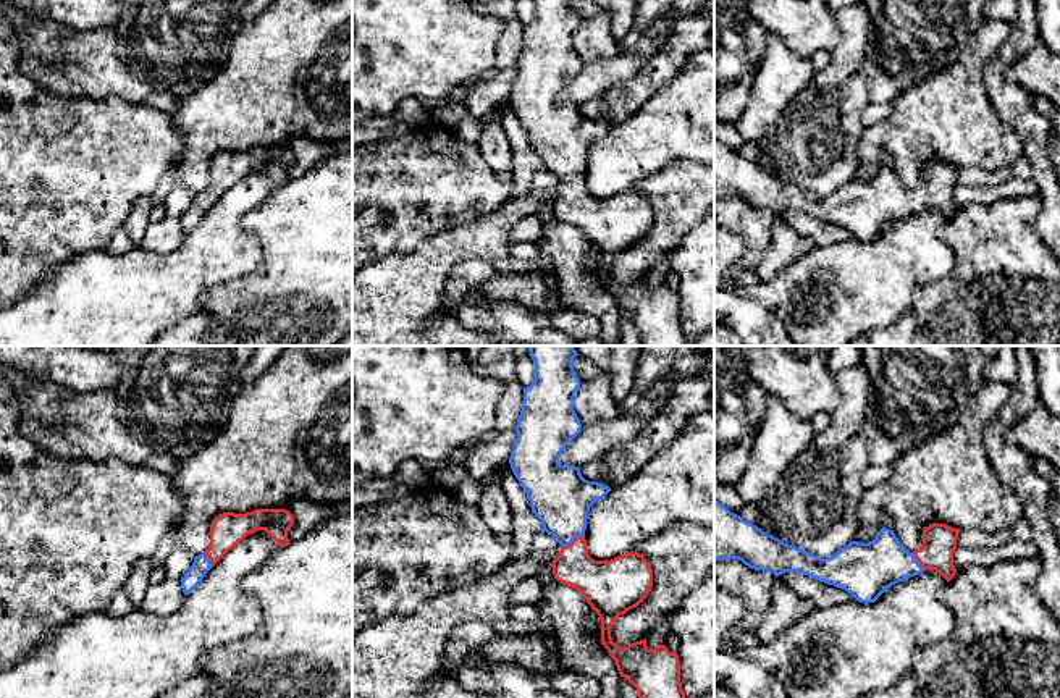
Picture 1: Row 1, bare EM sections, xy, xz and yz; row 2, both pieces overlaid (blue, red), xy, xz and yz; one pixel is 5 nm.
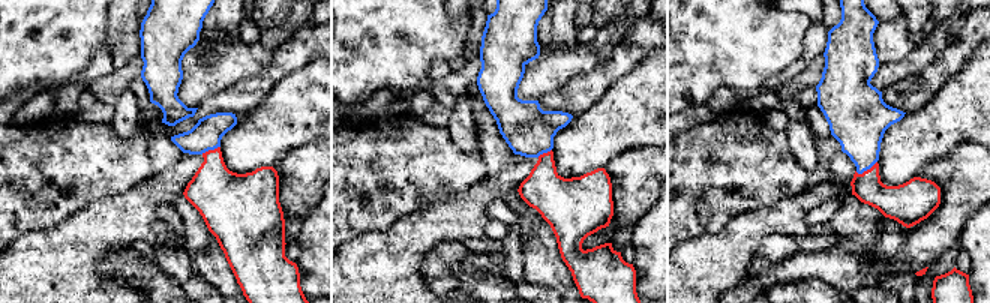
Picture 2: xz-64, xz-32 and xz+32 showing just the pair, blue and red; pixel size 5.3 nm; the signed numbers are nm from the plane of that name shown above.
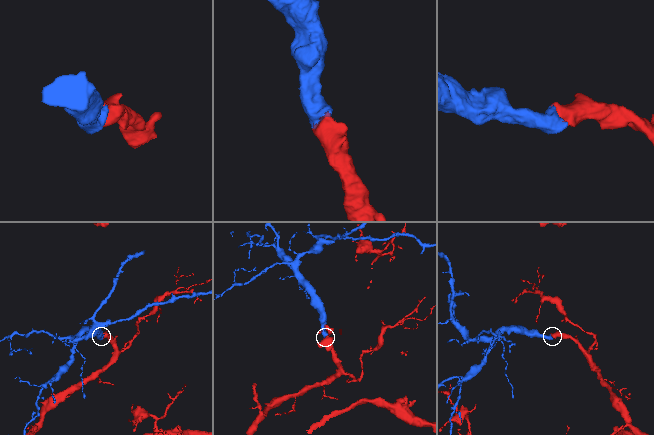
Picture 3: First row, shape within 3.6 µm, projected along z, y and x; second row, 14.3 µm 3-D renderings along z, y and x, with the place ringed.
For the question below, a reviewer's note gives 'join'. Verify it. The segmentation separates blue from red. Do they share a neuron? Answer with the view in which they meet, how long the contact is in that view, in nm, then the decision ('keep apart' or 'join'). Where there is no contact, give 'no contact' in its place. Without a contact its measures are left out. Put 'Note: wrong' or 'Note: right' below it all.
xz | 140 nm | join
Note: right

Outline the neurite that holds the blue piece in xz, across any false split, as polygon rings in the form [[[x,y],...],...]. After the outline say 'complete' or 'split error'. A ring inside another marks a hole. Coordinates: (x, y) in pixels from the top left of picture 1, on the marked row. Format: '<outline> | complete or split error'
[[[530,346],[535,380],[524,388],[517,438],[511,469],[528,496],[543,532],[561,545],[553,575],[580,591],[601,619],[601,643],[640,698],[685,698],[680,661],[664,645],[650,650],[646,638],[625,648],[611,638],[616,619],[637,608],[651,591],[651,564],[638,553],[611,561],[595,561],[587,549],[585,530],[590,507],[609,493],[609,486],[588,481],[580,467],[561,465],[559,456],[580,433],[574,410],[580,380],[572,362],[572,346]]] | split error

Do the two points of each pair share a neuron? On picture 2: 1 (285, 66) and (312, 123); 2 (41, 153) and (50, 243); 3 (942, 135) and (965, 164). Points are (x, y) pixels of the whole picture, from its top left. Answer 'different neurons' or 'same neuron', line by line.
1: different neurons
2: different neurons
3: different neurons

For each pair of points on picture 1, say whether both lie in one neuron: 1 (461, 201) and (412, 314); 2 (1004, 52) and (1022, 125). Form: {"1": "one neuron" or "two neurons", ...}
{"1": "two neurons", "2": "one neuron"}

